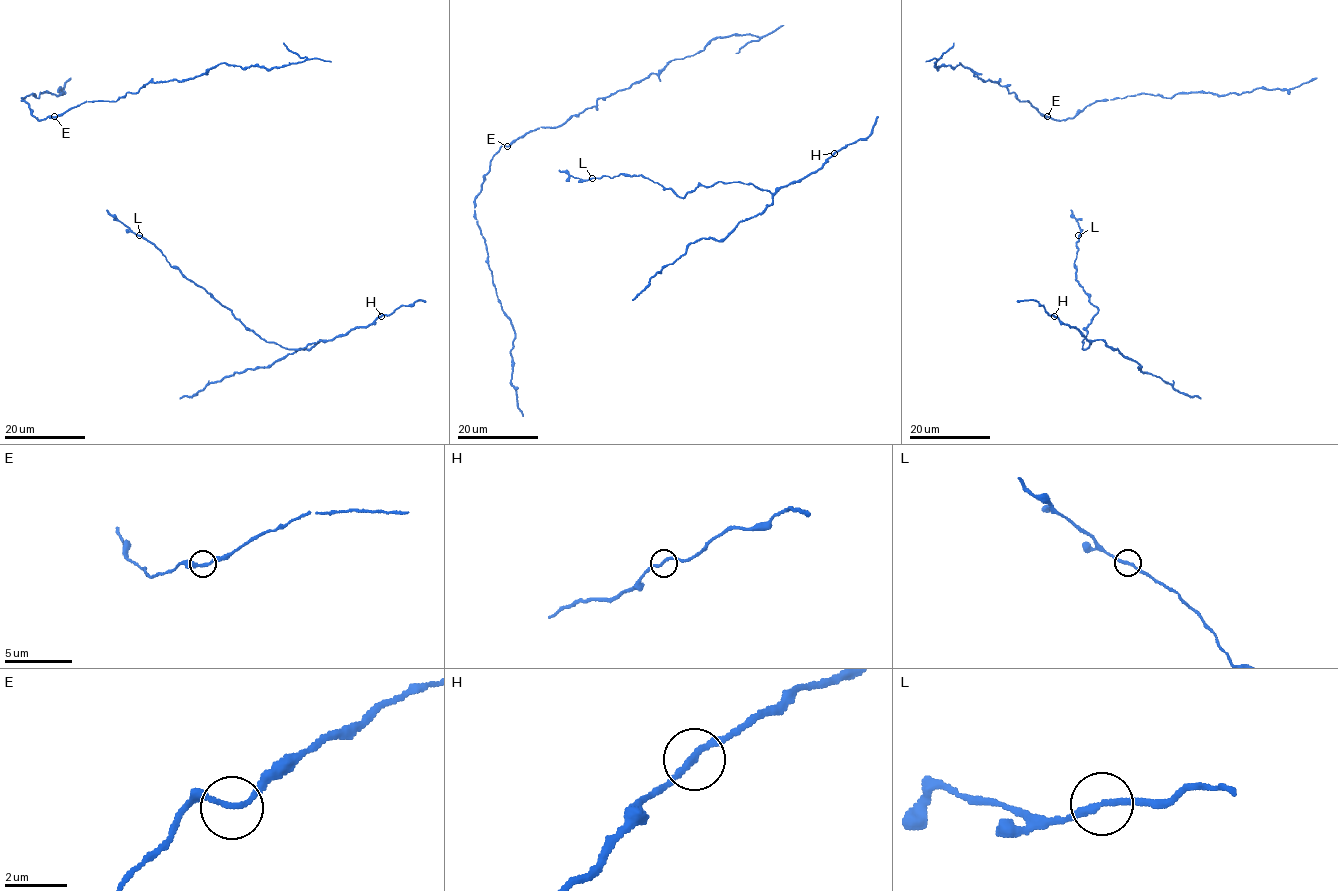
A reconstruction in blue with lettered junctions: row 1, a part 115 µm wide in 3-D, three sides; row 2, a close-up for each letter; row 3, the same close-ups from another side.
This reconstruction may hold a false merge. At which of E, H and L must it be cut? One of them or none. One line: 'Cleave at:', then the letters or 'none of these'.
Cleave at: none of these

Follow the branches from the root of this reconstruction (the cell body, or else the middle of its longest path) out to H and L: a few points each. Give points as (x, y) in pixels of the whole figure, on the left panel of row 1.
H: (120, 222), (152, 242), (172, 266), (229, 308), (248, 329), (283, 347), (301, 349), (366, 327), (381, 316)
L: (120, 222), (139, 235)

